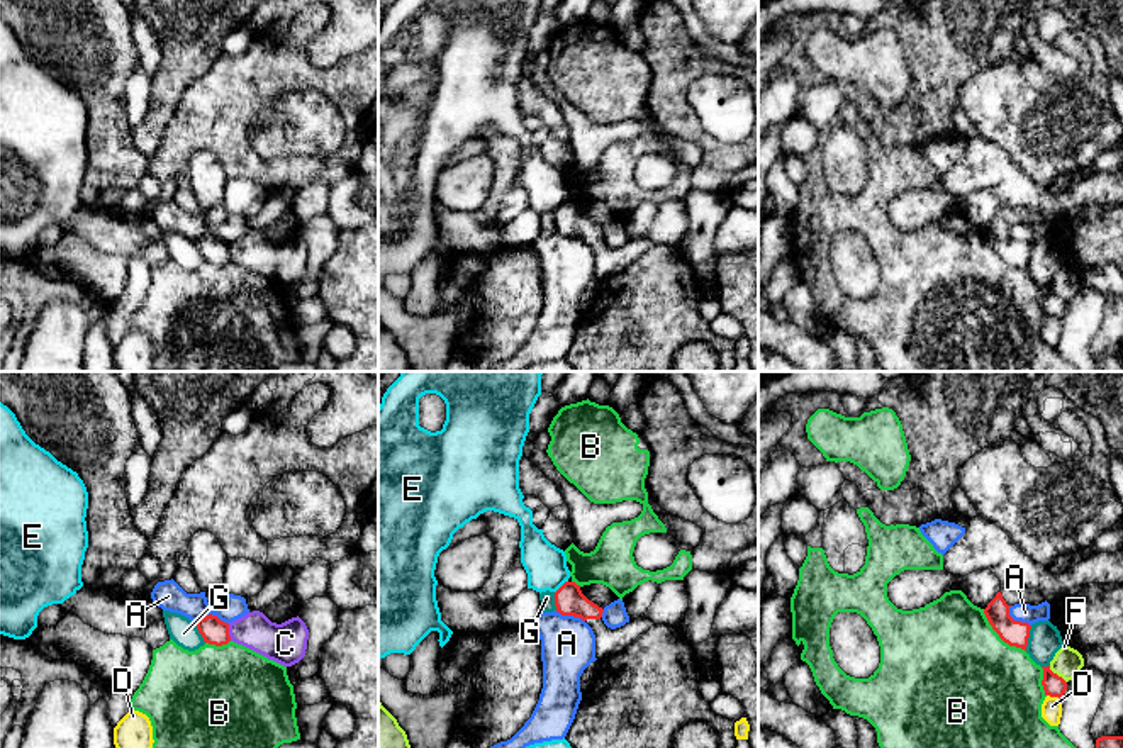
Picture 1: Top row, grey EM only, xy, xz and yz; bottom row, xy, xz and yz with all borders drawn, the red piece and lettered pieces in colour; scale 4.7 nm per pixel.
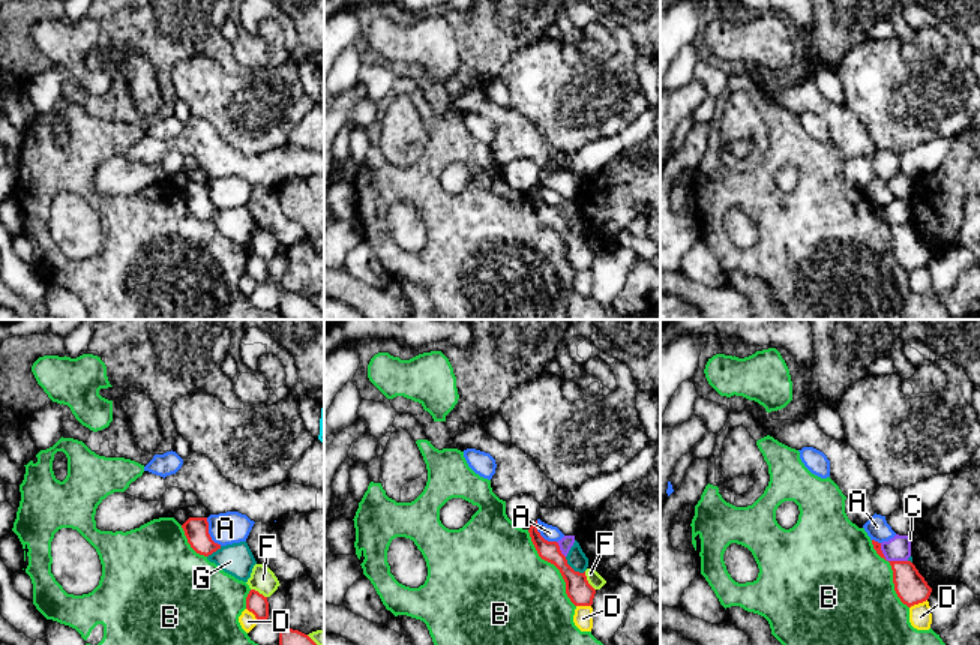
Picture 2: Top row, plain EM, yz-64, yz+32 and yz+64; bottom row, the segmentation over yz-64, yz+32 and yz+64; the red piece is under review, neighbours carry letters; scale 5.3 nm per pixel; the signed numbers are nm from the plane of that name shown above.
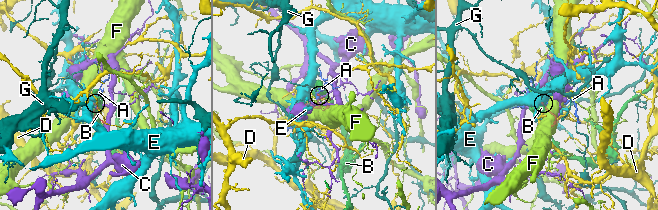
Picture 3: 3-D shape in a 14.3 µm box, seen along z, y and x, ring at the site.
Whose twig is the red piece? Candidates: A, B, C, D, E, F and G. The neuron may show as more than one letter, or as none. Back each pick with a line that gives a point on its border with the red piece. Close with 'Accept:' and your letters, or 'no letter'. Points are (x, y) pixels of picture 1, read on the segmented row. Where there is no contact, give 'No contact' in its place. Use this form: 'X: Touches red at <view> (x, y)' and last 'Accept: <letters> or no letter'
Accept: no letter

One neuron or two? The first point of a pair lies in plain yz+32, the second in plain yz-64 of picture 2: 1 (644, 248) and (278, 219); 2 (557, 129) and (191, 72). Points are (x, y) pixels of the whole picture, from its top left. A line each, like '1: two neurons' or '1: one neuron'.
1: one neuron
2: one neuron

